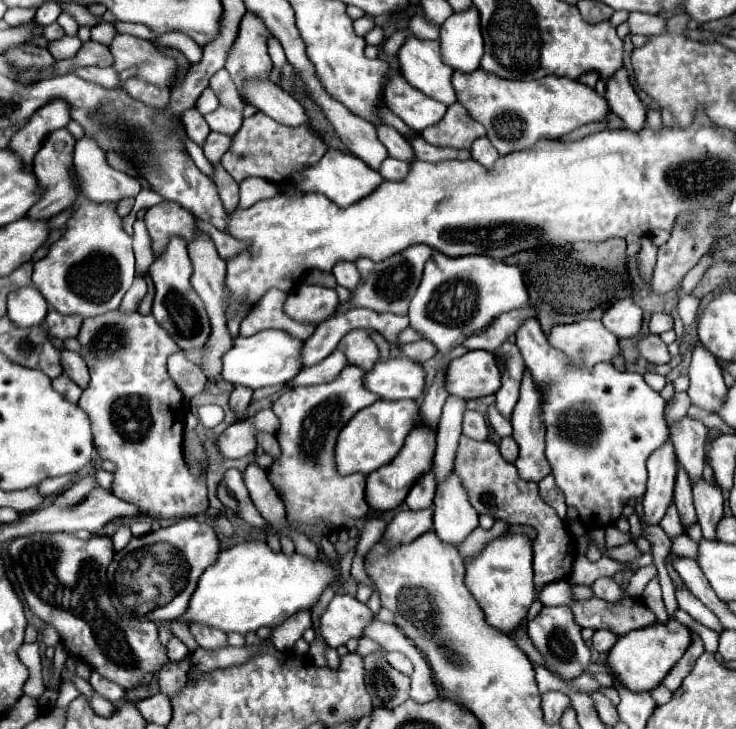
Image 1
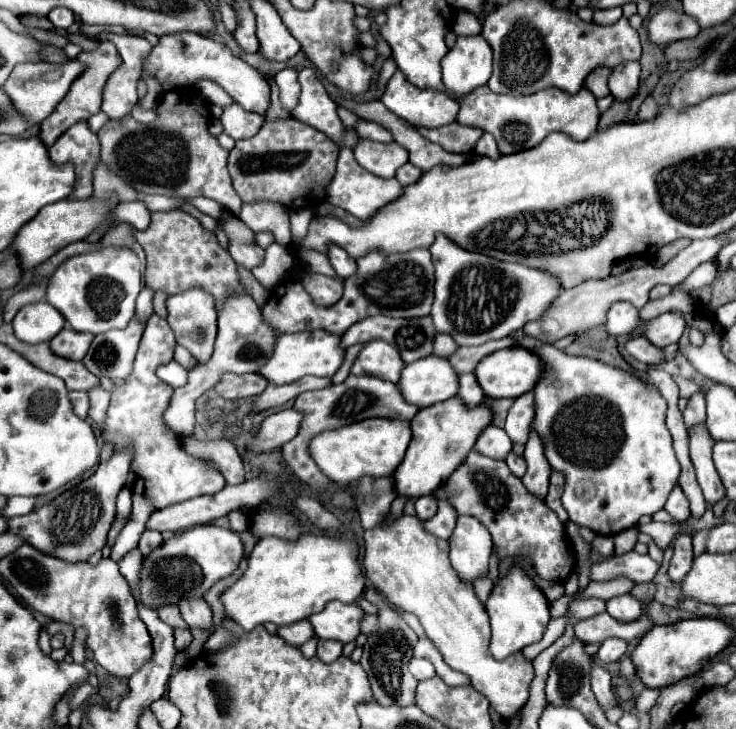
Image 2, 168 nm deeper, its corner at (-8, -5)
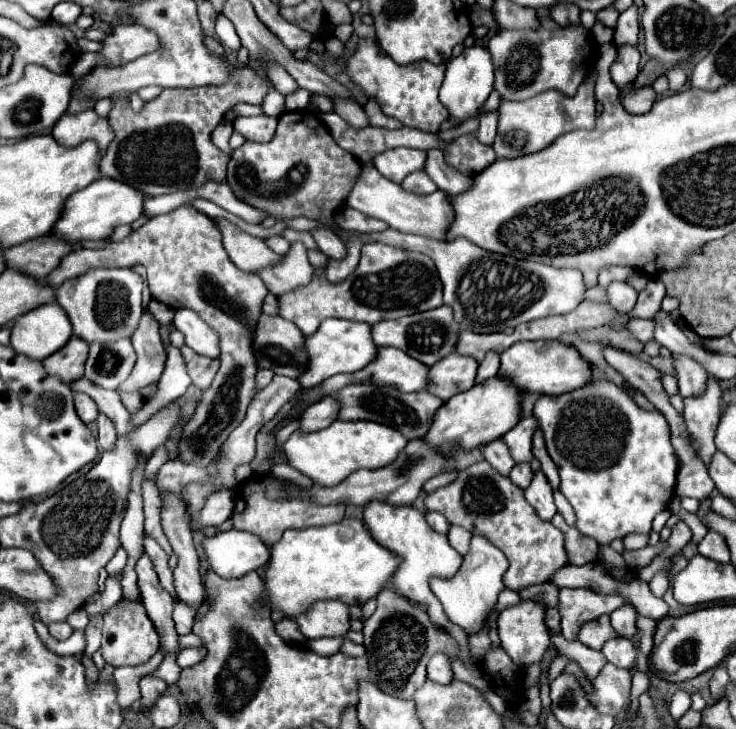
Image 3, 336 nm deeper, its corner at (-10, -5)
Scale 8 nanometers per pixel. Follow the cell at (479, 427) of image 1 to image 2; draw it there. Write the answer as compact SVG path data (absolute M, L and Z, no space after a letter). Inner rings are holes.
M495 425L485 429L475 443L475 449L481 455L489 455L491 459L501 459L501 461L509 455L511 447L513 447L513 443L511 443L509 435L505 433L505 429L499 429Z

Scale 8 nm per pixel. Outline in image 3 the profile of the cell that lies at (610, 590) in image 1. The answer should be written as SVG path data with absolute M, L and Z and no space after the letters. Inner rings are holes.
M623 605L615 613L611 613L611 625L615 627L615 631L621 637L629 639L637 631L637 617L639 617L639 613L633 605Z

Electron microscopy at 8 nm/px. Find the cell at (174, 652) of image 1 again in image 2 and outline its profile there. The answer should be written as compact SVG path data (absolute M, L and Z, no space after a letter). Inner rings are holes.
M175 629L175 647L177 651L183 651L191 643L191 629Z

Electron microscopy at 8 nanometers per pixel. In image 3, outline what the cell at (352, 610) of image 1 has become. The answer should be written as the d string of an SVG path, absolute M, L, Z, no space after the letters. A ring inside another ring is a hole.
M319 601L307 613L293 617L307 639L343 637L349 631L349 607L339 601Z

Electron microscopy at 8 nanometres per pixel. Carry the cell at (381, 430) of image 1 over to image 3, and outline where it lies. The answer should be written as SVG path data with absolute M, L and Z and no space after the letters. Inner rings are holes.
M335 421L315 433L301 435L295 431L285 443L285 455L291 467L311 477L313 483L335 487L357 469L379 469L391 465L405 445L407 439L403 439L403 435L393 427L375 421Z

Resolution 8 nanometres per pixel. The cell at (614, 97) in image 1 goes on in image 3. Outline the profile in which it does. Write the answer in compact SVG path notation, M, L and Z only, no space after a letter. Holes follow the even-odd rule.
M619 47L617 49L617 59L611 65L611 79L619 89L625 89L627 85L631 85L635 81L635 77L639 75L639 51L637 47Z

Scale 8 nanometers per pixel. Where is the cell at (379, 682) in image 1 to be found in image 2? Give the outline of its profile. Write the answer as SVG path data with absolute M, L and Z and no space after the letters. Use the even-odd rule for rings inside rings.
M369 587L365 591L365 599L379 607L377 631L367 637L367 643L363 645L363 657L361 657L361 667L369 675L373 697L381 705L413 705L415 689L417 689L419 681L409 673L407 665L409 665L409 659L413 657L413 647L417 643L417 635L405 623L405 619L399 615L399 611L393 609L387 601L383 601L383 597L379 595L377 589Z

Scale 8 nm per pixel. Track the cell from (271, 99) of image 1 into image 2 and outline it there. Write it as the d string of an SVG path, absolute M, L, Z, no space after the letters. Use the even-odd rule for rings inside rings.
M181 31L171 35L161 35L159 43L149 51L149 55L143 61L143 73L155 77L161 85L163 83L175 83L175 85L195 85L201 79L209 79L219 83L233 99L239 101L239 105L253 113L265 113L271 105L269 99L269 83L267 79L247 65L243 59L235 57L229 47L221 45L219 41L197 35L193 31Z

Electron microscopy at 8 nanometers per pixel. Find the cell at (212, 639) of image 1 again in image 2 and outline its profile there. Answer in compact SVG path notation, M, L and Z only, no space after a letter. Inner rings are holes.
M181 599L179 609L181 609L181 615L183 615L185 623L191 629L193 627L203 627L203 629L213 627L211 607L205 603L205 599Z

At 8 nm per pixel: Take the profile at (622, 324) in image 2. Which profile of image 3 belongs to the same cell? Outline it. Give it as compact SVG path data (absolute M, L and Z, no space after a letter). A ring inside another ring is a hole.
M611 283L607 287L607 297L609 297L609 305L619 311L619 313L629 313L633 307L635 307L635 301L637 301L637 291L627 285L627 283Z

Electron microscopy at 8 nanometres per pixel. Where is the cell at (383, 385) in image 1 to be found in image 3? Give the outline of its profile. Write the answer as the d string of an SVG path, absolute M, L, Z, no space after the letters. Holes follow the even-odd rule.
M453 351L447 359L441 359L435 367L429 367L427 393L447 401L457 393L471 389L475 385L477 365L479 363L473 357L463 357Z

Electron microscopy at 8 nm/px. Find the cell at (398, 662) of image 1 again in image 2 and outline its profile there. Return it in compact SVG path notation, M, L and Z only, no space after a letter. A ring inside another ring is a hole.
M413 657L411 663L409 663L409 671L411 671L419 681L429 679L429 677L435 677L435 667L433 667L433 663L431 663L429 659L417 659L417 657Z

